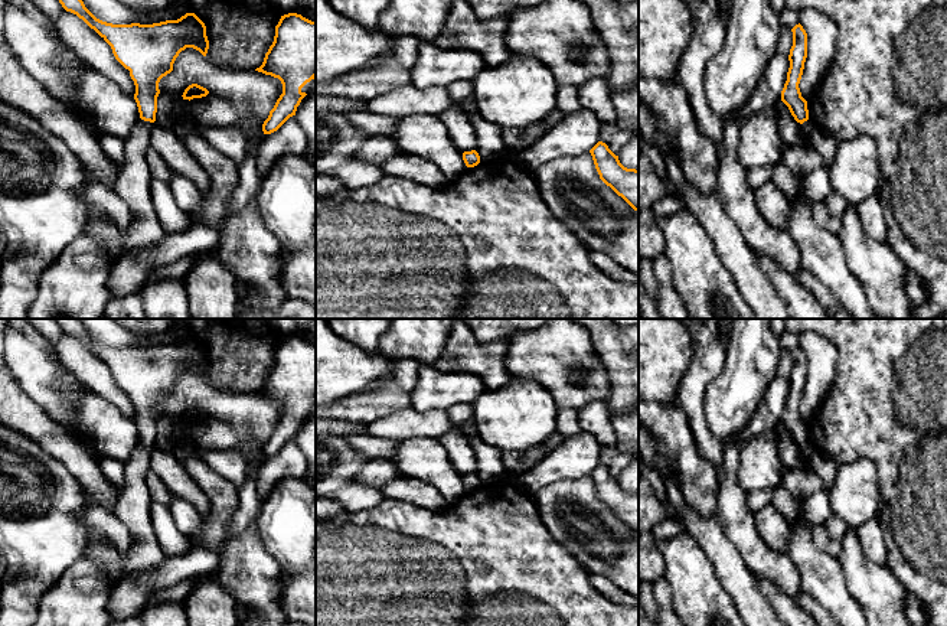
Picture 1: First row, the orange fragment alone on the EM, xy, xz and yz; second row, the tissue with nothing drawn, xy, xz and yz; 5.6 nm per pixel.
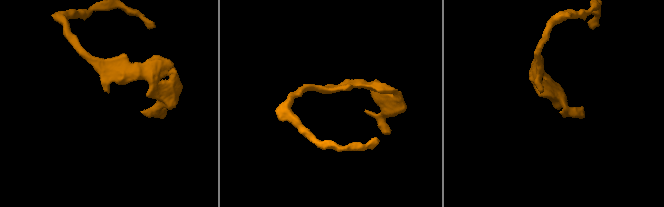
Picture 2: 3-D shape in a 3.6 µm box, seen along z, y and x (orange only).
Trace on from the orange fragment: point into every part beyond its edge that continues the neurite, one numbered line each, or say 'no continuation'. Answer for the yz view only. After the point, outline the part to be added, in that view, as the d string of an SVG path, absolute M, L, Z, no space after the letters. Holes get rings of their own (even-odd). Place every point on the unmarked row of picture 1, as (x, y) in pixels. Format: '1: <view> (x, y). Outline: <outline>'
1: yz (806, 450). Outline: M810 443L800 447L801 463L804 467L810 467L810 456L812 456L813 450L814 450L814 447Z

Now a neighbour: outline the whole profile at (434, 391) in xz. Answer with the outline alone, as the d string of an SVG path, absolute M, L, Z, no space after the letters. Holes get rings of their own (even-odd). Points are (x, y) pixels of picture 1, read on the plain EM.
M421 365L411 408L418 413L447 411L457 404L473 404L486 391L483 381L467 372L441 372Z

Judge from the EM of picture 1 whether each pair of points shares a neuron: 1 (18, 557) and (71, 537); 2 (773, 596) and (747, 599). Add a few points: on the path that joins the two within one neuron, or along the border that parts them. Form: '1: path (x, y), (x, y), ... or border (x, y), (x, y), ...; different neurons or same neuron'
1: path (30, 544), (38, 537), (58, 537); same neuron
2: border (753, 574), (757, 589), (776, 610); different neurons

